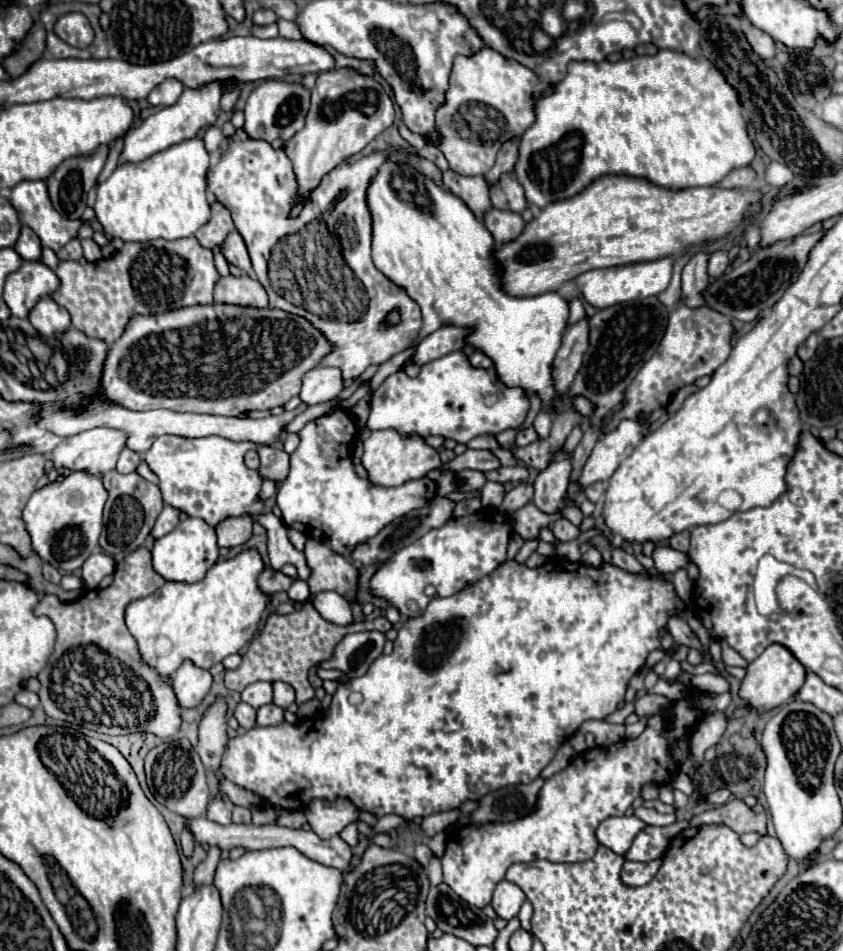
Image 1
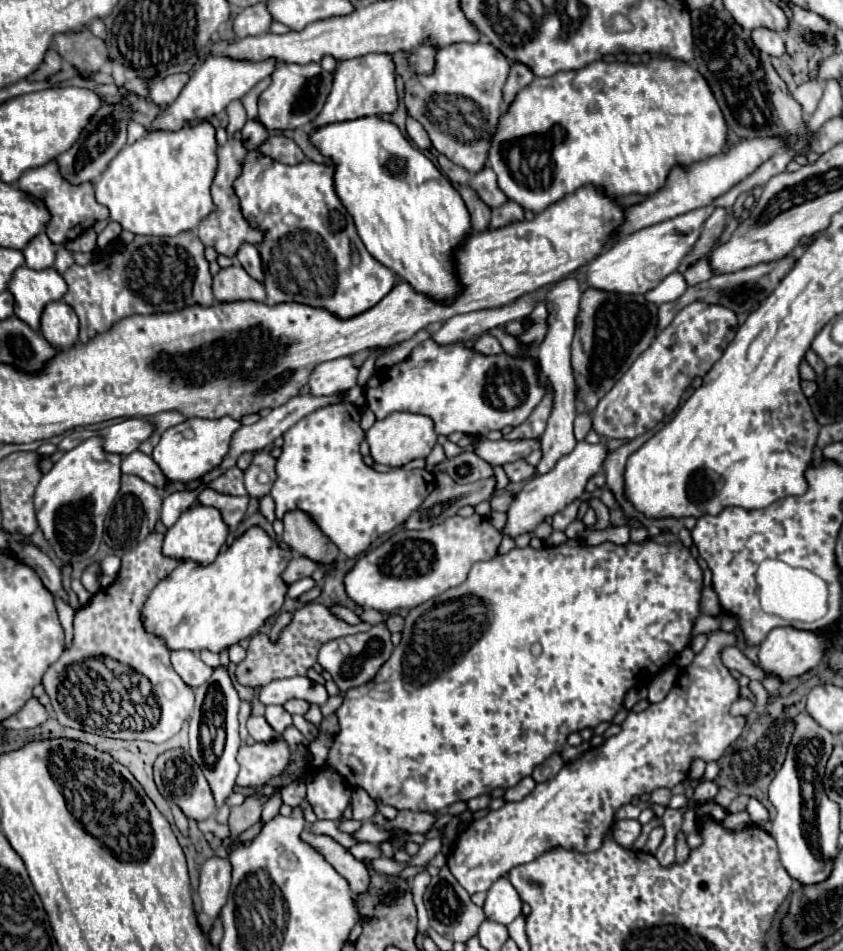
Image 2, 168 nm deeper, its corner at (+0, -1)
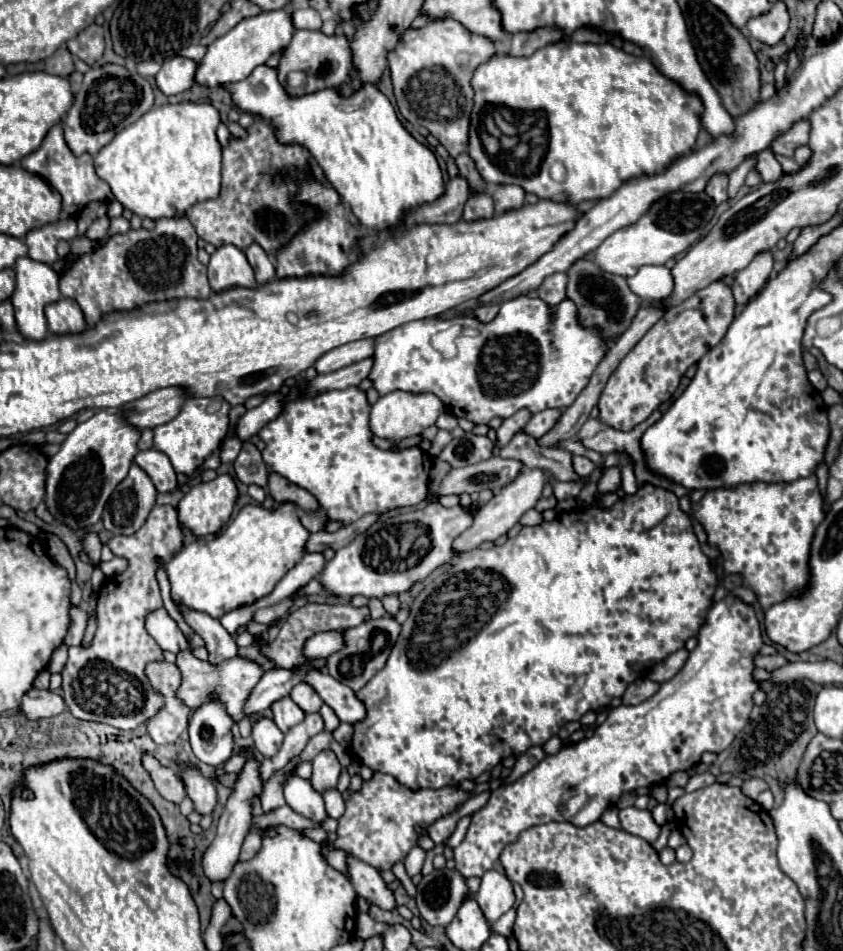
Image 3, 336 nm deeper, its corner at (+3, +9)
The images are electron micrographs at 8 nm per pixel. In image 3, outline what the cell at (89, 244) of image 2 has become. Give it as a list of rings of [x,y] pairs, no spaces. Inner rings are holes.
[[[105,216],[105,218],[97,218],[97,220],[87,228],[85,236],[91,238],[91,240],[101,240],[101,238],[107,234],[107,228],[109,228],[109,218],[107,218],[107,216]]]

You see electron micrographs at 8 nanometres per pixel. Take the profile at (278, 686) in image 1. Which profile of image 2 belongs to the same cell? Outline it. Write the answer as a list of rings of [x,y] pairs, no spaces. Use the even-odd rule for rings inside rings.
[[[288,700],[286,704],[284,704],[284,708],[290,712],[290,714],[306,714],[308,712],[308,708],[310,708],[310,704],[308,702],[304,702],[304,700]]]

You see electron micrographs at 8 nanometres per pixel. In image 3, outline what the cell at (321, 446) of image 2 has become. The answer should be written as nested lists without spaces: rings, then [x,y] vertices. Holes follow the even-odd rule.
[[[357,388],[325,392],[315,398],[303,398],[297,390],[293,390],[291,400],[285,404],[279,418],[263,426],[259,432],[259,438],[265,442],[263,460],[269,472],[275,472],[291,484],[309,490],[317,498],[321,510],[325,510],[327,518],[337,520],[343,526],[349,526],[371,512],[385,514],[397,508],[417,506],[427,498],[429,492],[429,472],[433,466],[433,458],[429,454],[417,446],[405,448],[401,452],[379,450],[371,444],[371,436],[367,396]]]

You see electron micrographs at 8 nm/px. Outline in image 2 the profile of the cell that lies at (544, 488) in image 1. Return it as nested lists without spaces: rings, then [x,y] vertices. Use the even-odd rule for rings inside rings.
[[[576,278],[560,280],[558,284],[554,284],[554,288],[546,296],[548,332],[546,332],[544,340],[540,342],[540,346],[536,348],[536,354],[538,354],[540,370],[552,386],[554,408],[552,408],[552,414],[548,418],[548,426],[542,434],[542,454],[544,454],[544,458],[536,466],[540,474],[552,470],[554,464],[558,462],[558,458],[570,454],[576,446],[576,438],[574,438],[574,432],[572,432],[572,422],[576,418],[576,394],[574,394],[574,372],[572,372],[572,366],[570,366],[570,344],[572,344],[572,338],[574,338],[574,326],[576,326],[580,296],[582,296],[582,290],[580,290]]]

